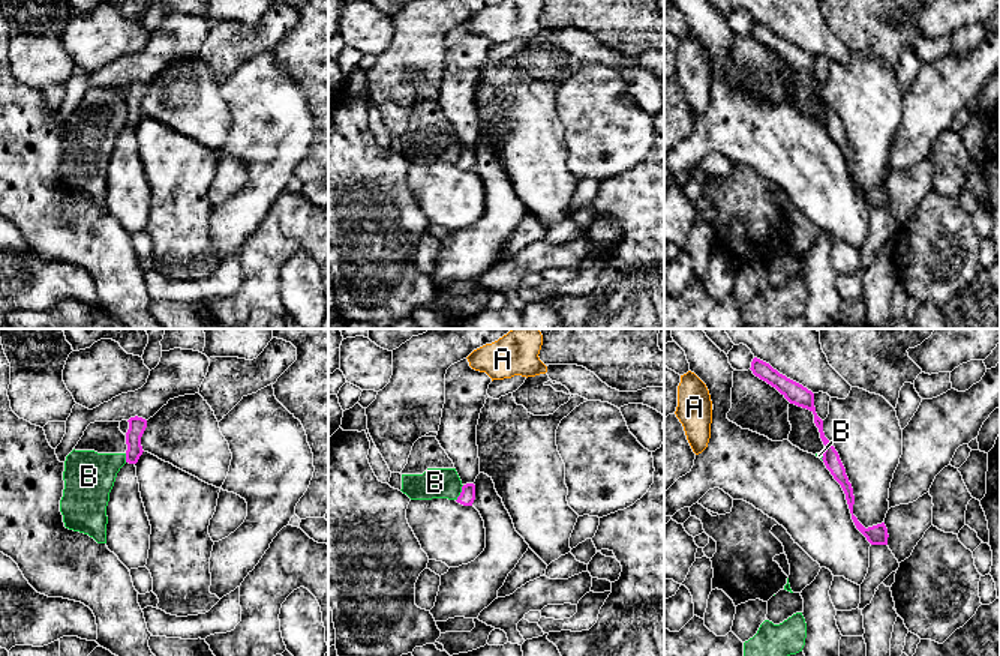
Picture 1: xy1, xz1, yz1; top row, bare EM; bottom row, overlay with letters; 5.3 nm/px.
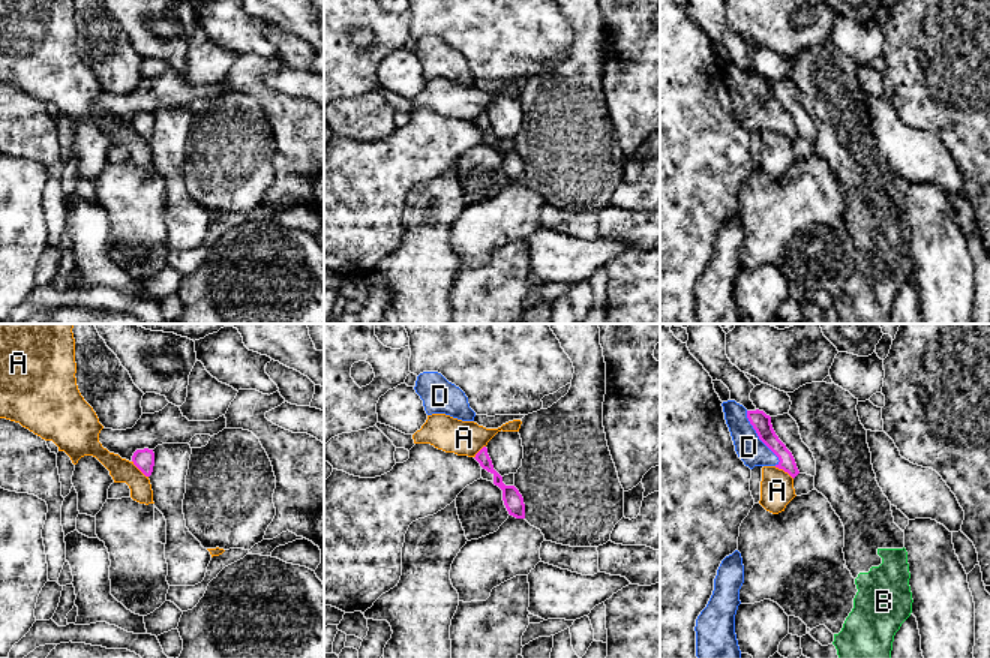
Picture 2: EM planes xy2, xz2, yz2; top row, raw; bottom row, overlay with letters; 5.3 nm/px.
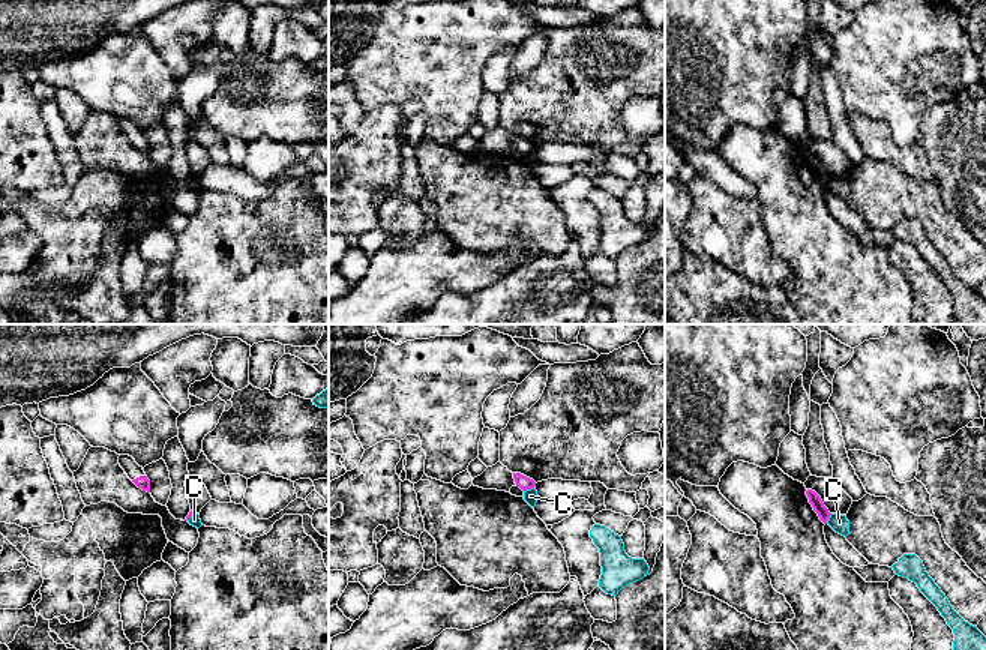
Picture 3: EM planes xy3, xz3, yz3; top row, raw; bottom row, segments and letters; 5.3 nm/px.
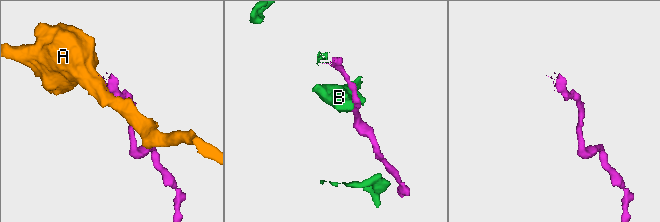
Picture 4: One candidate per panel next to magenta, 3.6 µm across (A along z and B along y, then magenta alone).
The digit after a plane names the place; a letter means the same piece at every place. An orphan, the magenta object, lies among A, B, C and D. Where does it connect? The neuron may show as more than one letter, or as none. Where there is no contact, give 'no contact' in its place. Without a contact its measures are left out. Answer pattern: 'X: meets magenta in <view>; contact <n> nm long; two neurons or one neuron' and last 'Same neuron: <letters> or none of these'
A: meets magenta in yz2; contact 120 nm long; two neurons
B: meets magenta in xz1; contact 100 nm long; two neurons
C: meets magenta in xz3; contact 60 nm long; two neurons
D: meets magenta in yz2; contact 340 nm long; one neuron
Same neuron: D

